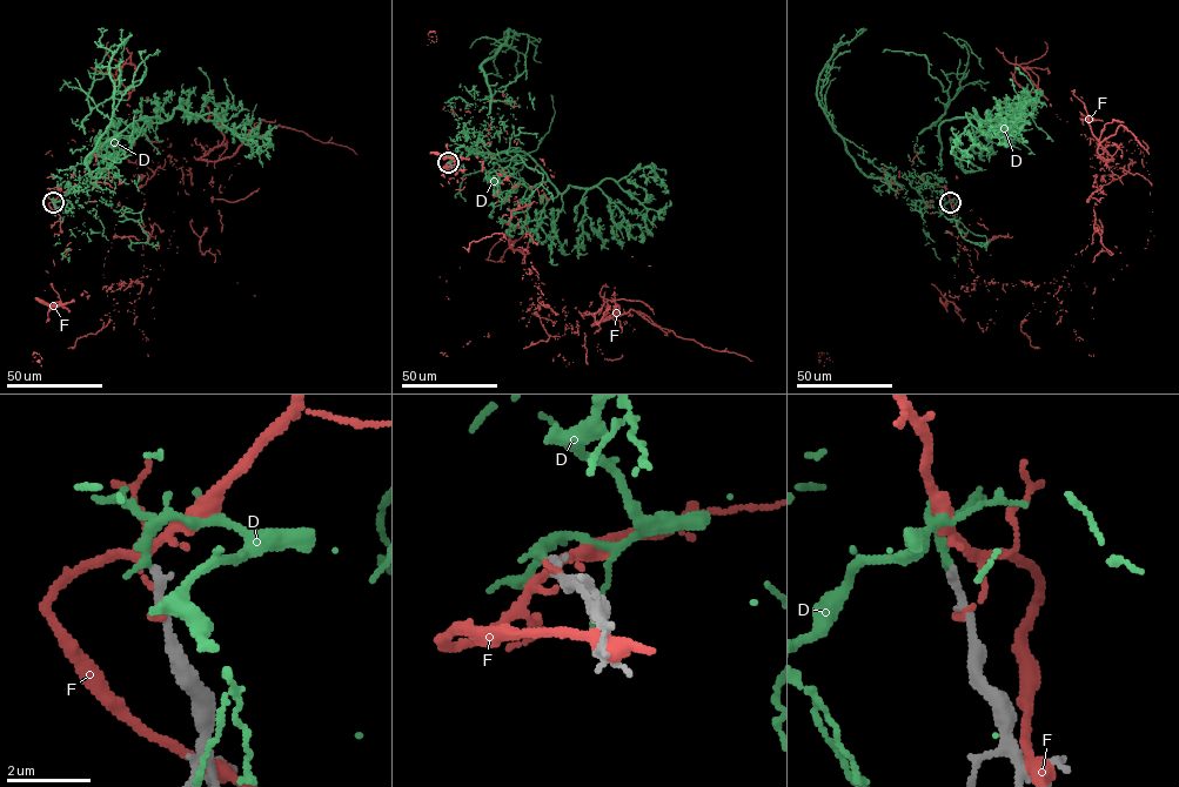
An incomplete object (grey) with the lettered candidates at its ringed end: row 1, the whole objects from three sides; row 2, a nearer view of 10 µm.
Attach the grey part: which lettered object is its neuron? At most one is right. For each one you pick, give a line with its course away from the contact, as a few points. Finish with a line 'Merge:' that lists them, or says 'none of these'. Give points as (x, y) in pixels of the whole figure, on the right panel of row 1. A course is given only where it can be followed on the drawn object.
D: via (950, 202), (916, 187), (930, 176), (866, 176), (824, 113), (821, 73), (861, 28)
Merge: D

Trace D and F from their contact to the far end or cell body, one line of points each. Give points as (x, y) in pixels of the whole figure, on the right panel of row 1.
D: (950, 202), (916, 187), (930, 176), (866, 176), (824, 113), (821, 73), (861, 28)
F: (951, 204), (924, 207), (970, 210), (960, 287), (1036, 287), (1124, 167), (1090, 199), (1112, 254), (1053, 296)

